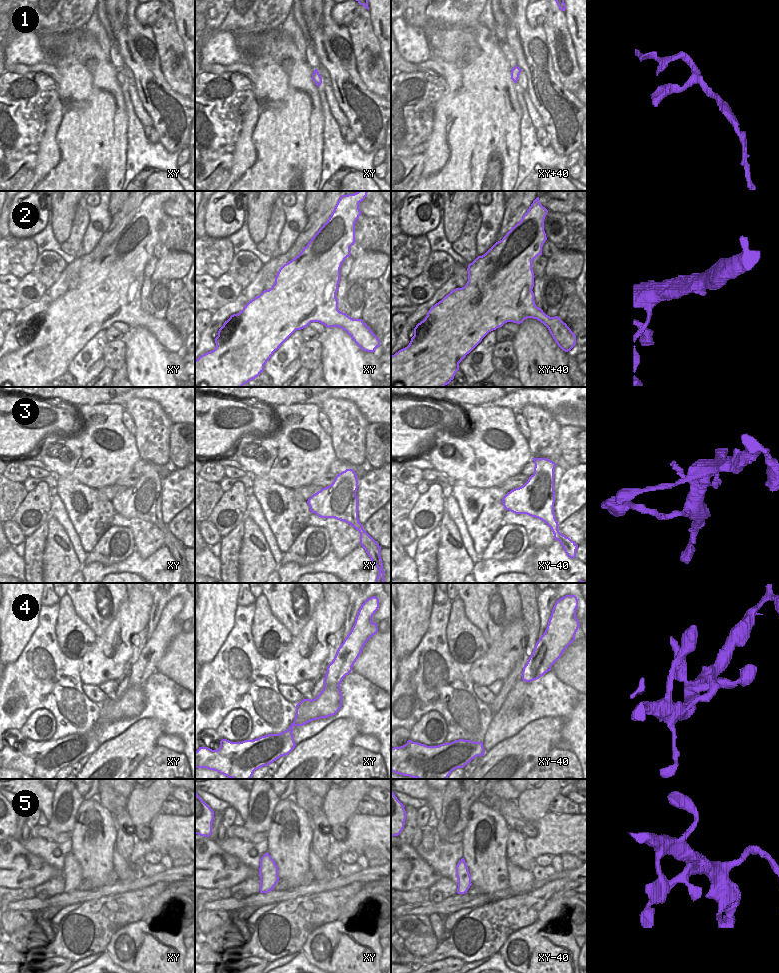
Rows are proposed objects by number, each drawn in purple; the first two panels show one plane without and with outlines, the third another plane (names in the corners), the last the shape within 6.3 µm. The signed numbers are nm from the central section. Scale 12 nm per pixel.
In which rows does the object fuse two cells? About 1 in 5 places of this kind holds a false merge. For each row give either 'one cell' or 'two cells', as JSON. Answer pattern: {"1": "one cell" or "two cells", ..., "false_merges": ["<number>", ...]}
{"1": "one cell", "2": "one cell", "3": "one cell", "4": "one cell", "5": "one cell", "false_merges": []}

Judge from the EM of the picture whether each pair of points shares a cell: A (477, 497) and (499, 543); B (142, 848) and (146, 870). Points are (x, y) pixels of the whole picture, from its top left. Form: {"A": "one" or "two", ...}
{"A": "two", "B": "two"}

